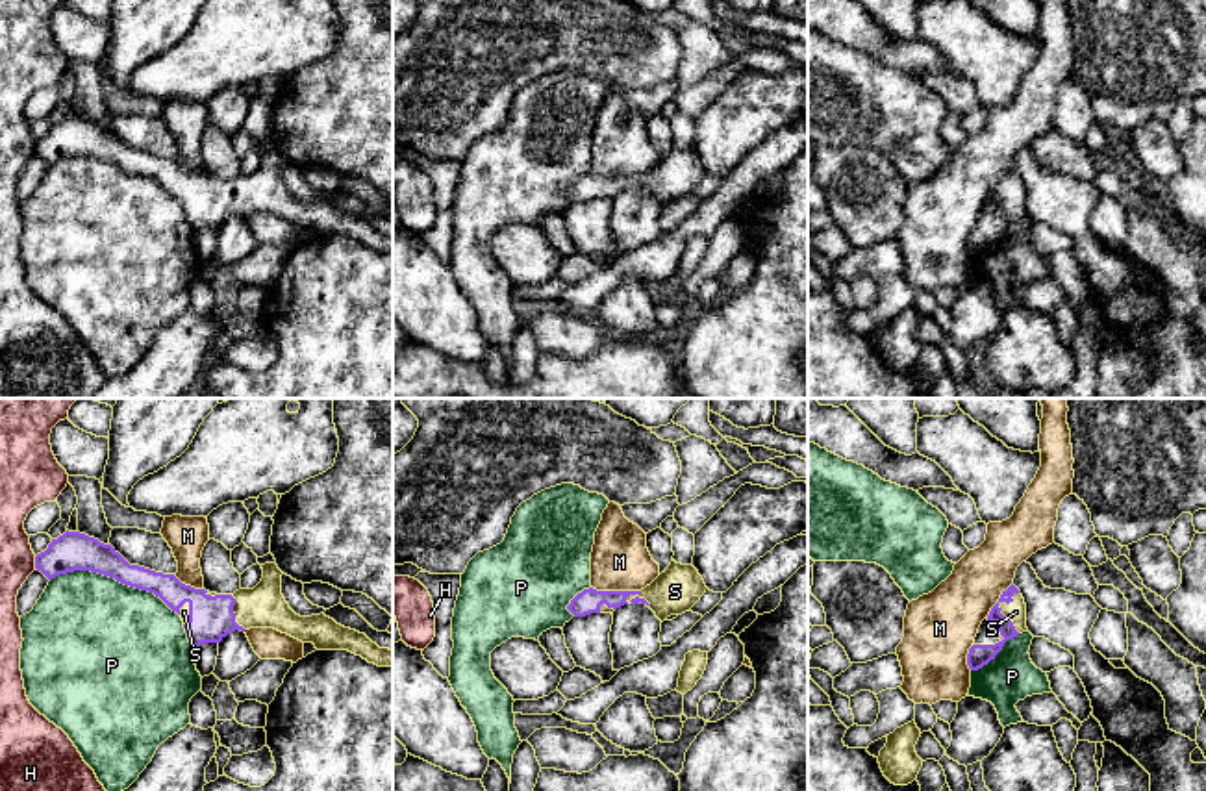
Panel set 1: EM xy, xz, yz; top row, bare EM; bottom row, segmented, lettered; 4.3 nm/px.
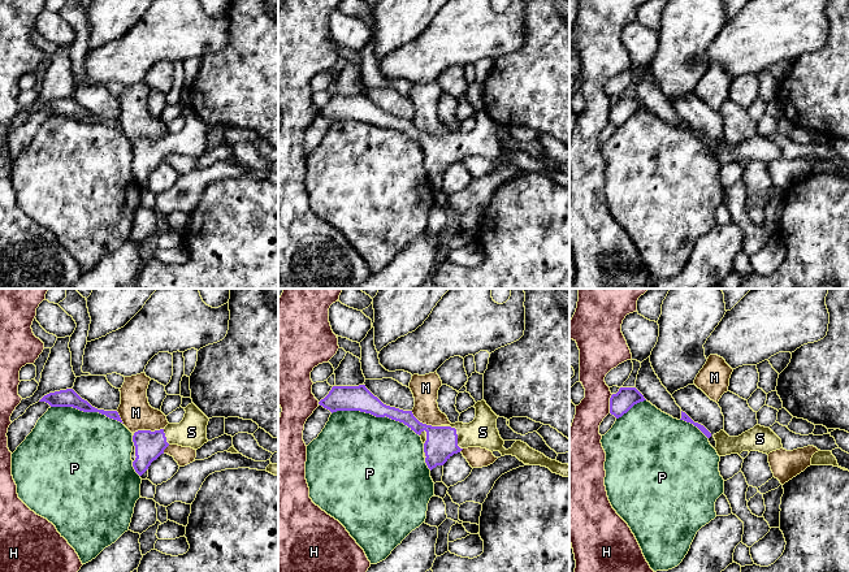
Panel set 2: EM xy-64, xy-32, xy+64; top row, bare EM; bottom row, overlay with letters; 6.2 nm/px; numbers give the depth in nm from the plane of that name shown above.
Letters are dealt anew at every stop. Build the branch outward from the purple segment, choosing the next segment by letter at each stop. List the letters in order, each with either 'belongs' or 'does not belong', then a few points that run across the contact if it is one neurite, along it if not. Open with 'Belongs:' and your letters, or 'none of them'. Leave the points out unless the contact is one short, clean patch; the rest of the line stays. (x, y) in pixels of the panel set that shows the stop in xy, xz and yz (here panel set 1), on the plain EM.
Belongs: S
H: does not belong
M: does not belong
P: does not belong
S: belongs | yz (979, 239), (1006, 223), (999, 193), (1016, 197)

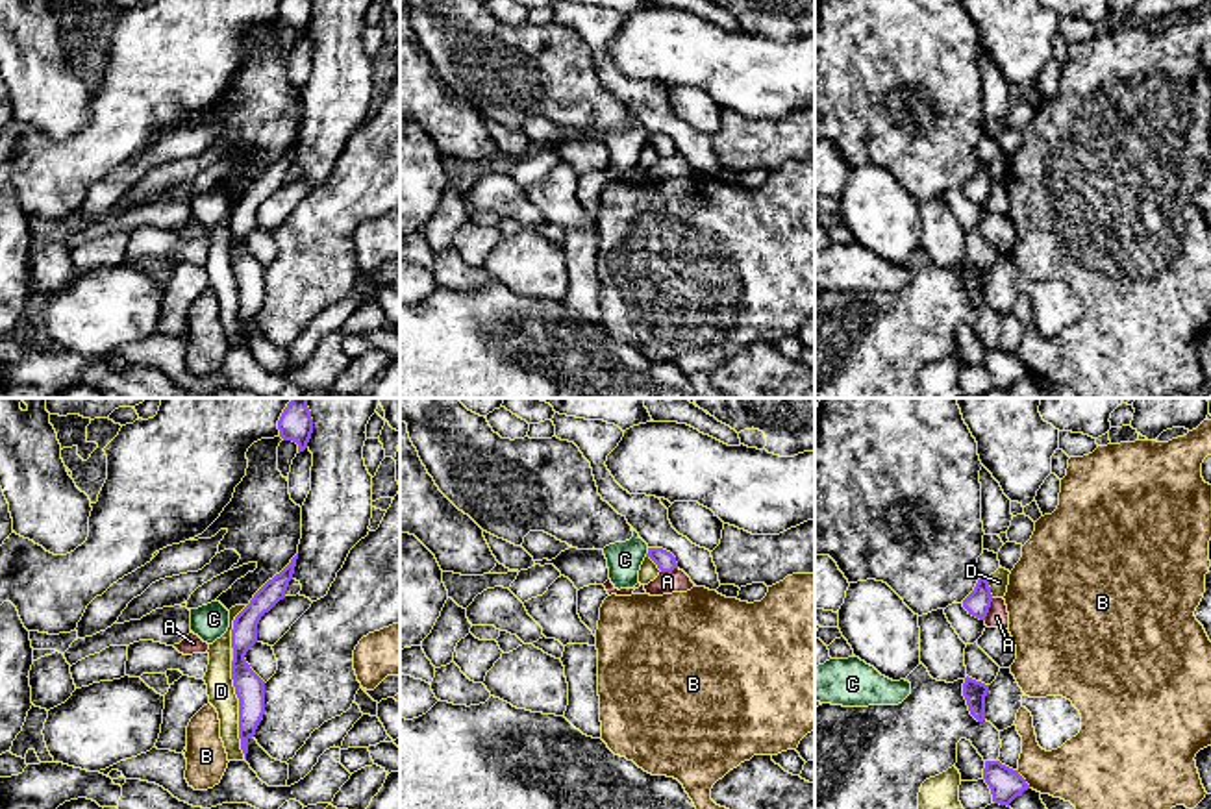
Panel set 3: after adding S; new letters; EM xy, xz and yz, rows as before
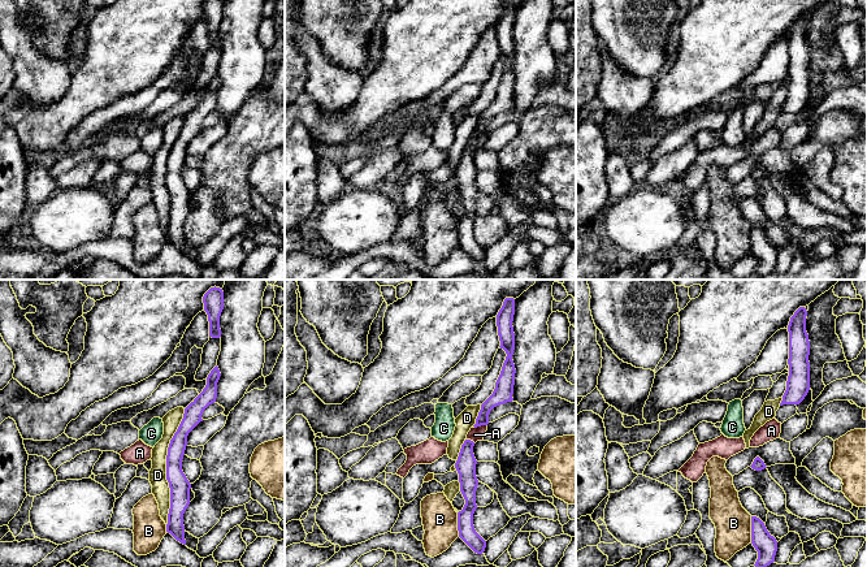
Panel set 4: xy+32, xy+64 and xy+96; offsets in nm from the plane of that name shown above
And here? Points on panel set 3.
Belongs: none of them
A: does not belong | yz (993, 184), (984, 204)
B: does not belong
C: does not belong
D: does not belong

